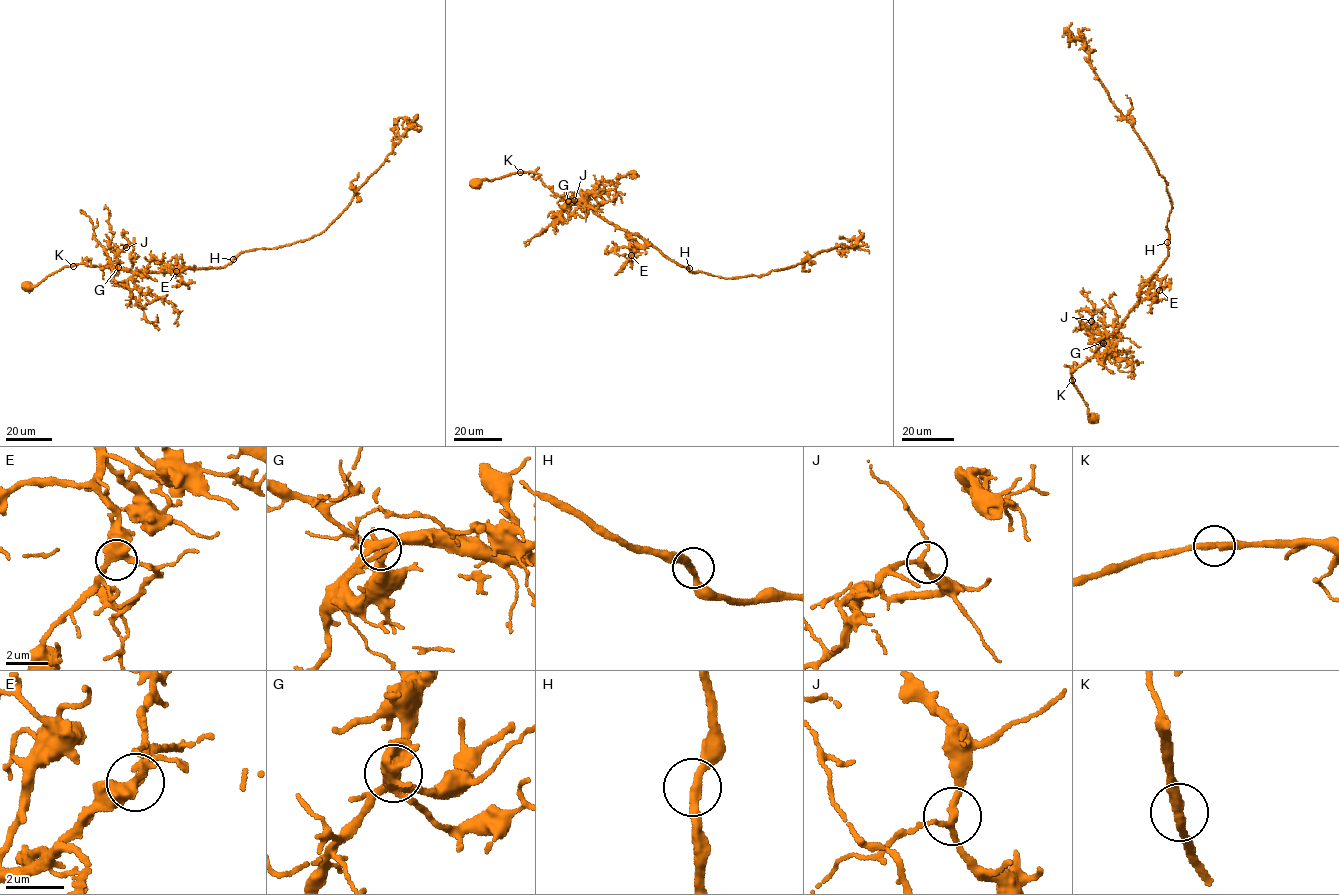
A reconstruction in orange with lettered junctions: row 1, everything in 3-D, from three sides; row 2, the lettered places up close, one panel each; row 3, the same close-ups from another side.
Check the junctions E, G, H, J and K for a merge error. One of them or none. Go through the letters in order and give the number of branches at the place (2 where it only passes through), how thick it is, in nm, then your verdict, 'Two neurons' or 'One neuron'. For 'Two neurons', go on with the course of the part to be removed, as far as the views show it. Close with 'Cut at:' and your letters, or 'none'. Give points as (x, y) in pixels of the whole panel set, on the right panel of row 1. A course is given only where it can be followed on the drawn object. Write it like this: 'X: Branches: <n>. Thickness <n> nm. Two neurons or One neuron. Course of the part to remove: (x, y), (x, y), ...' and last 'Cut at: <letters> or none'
E: Branches: 3. Thickness 400 nm. One neuron
G: Branches: 3. Thickness 280 nm. One neuron
H: Branches: 2. Thickness 280 nm. One neuron
J: Branches: 3. Thickness 200 nm. One neuron
K: Branches: 2. Thickness 320 nm. Two neurons. Course of the part to remove: (1072, 380), (1087, 405), (1089, 420), (1093, 420)
Cut at: K

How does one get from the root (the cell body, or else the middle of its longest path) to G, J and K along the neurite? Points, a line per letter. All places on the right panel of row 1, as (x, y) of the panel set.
G: (1168, 241), (1168, 255), (1162, 265), (1142, 288), (1137, 301), (1120, 326), (1103, 343)
J: (1168, 241), (1168, 255), (1162, 265), (1142, 288), (1135, 306), (1106, 341), (1103, 342), (1103, 333), (1091, 321)
K: (1168, 241), (1167, 257), (1142, 288), (1128, 316), (1103, 341), (1094, 355), (1071, 372), (1072, 380)

